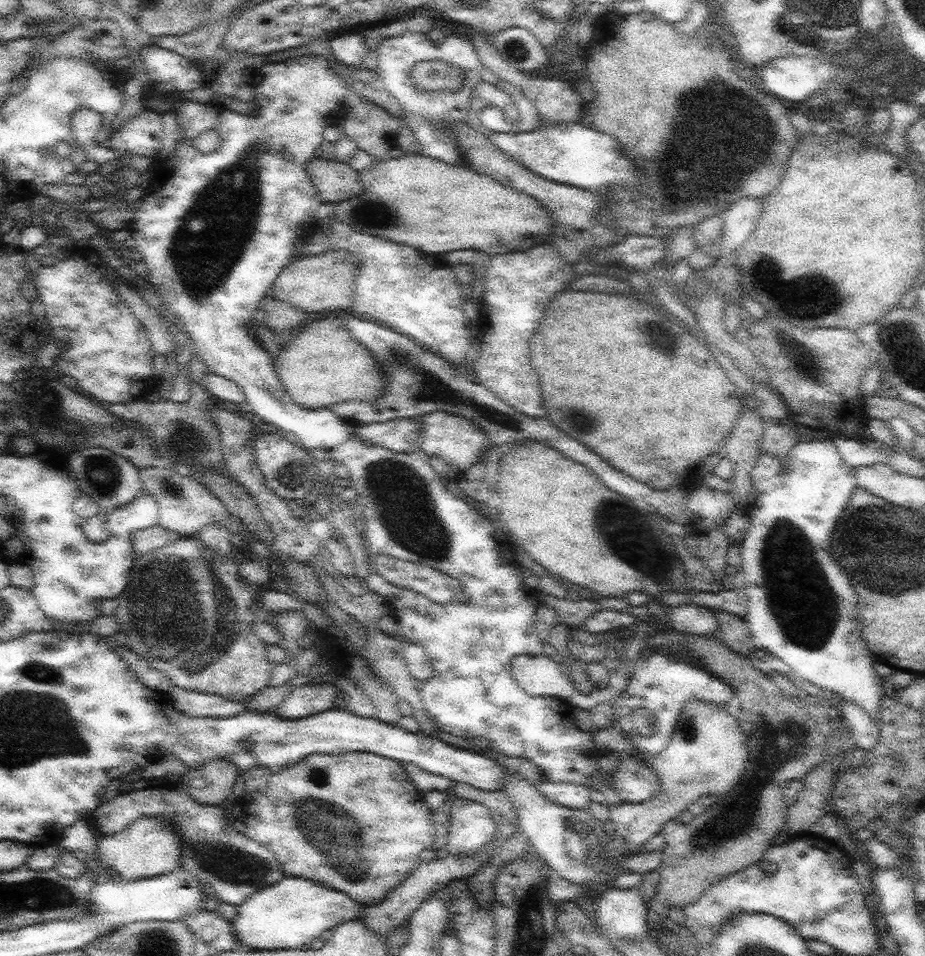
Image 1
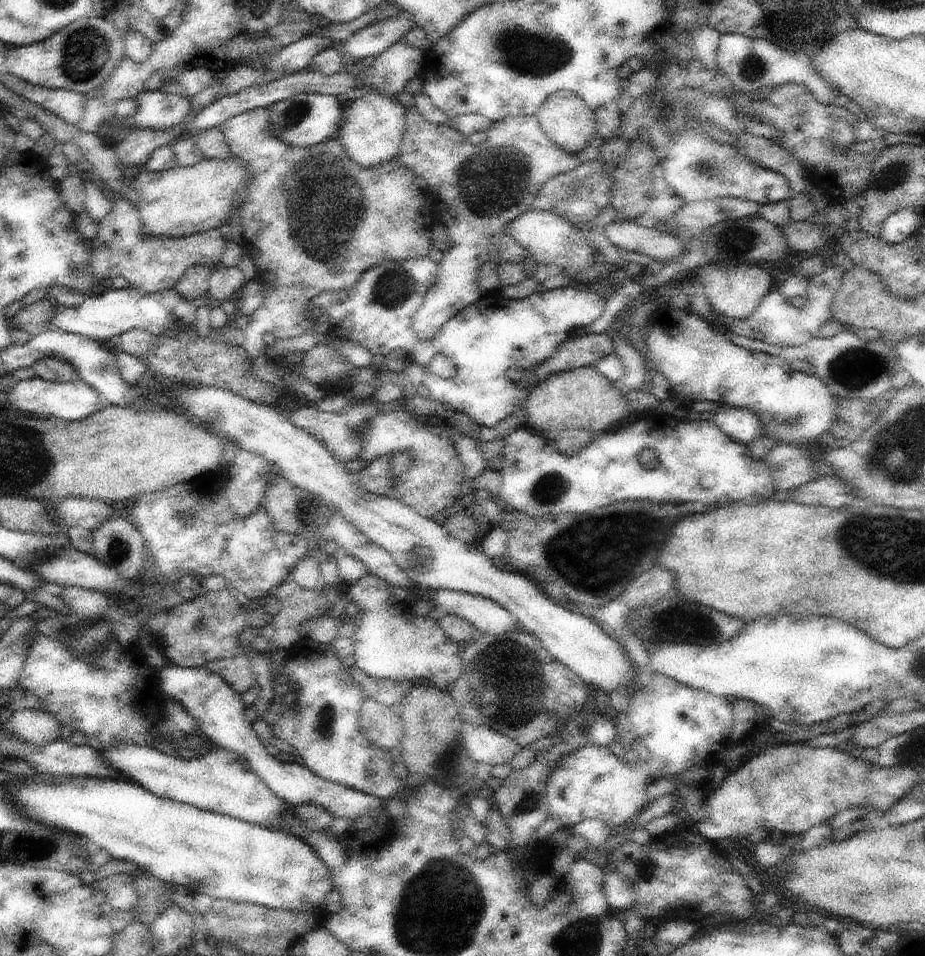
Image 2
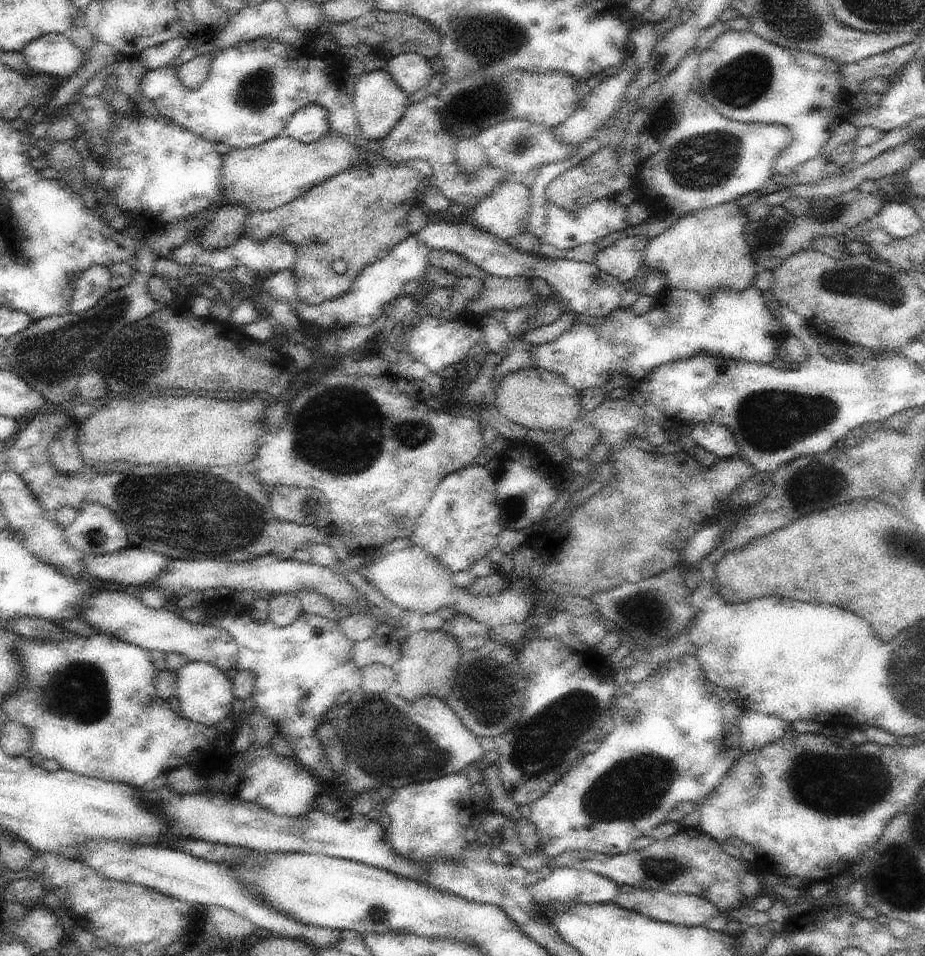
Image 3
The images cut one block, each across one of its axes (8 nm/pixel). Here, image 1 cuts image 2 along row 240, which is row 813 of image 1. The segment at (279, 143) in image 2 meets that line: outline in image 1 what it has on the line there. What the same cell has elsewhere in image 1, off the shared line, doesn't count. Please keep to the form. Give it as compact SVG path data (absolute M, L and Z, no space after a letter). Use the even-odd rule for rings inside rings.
M345 752L344 754L309 754L302 761L294 763L282 772L270 772L264 767L248 772L242 772L241 776L245 782L245 794L239 799L243 805L245 831L243 832L248 838L267 846L272 850L281 862L287 876L308 878L314 882L321 882L349 894L356 902L364 905L375 905L382 902L398 885L401 885L410 873L413 873L417 866L426 859L432 851L435 841L435 826L432 820L432 812L426 805L425 793L418 792L416 786L407 775L404 764L371 752Z

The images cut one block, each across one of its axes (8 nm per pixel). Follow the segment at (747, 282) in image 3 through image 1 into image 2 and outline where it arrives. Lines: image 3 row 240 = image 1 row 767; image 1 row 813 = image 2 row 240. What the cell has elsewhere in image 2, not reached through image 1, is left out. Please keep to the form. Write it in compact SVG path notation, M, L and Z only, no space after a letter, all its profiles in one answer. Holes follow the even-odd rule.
M623 217L608 223L605 235L621 252L646 254L664 263L678 258L684 252L680 238L669 230L642 226Z

